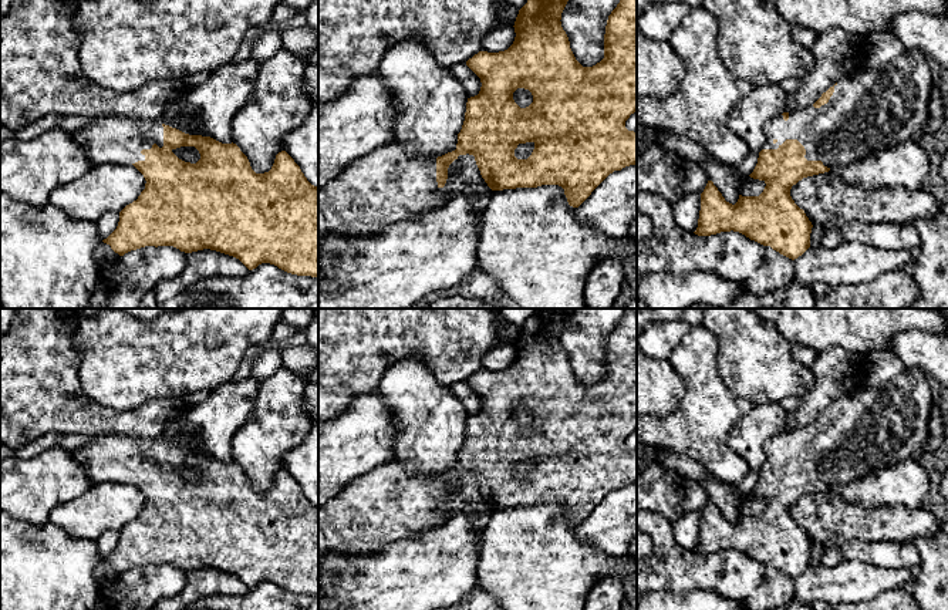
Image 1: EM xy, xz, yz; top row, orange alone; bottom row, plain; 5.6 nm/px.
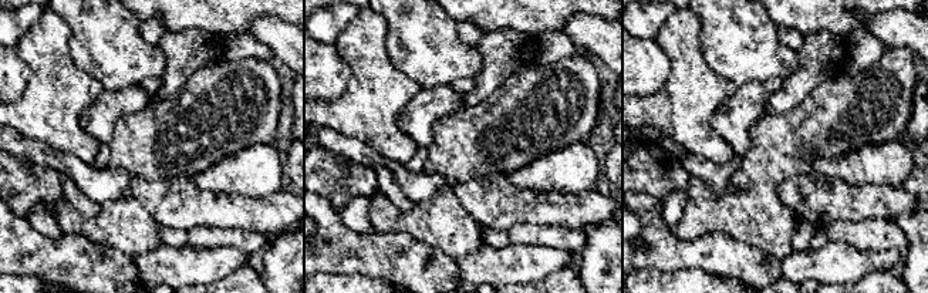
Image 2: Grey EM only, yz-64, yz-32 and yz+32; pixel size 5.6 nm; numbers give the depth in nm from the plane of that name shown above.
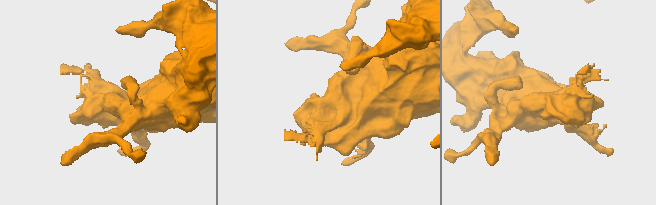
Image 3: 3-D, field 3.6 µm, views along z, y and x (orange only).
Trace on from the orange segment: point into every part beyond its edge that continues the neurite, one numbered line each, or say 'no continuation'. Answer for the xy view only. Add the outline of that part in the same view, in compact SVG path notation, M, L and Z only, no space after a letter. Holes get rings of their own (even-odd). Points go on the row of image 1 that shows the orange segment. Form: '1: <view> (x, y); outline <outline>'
1: xy (111, 140); outline M105 117L84 129L72 131L75 141L85 149L92 165L121 164L132 165L145 161L142 149L151 149L153 144L163 146L163 127L158 122L134 121L128 118Z

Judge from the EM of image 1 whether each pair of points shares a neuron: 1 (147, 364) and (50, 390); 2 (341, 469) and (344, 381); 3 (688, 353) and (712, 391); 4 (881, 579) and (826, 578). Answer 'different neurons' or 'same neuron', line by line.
1: different neurons
2: different neurons
3: same neuron
4: same neuron

